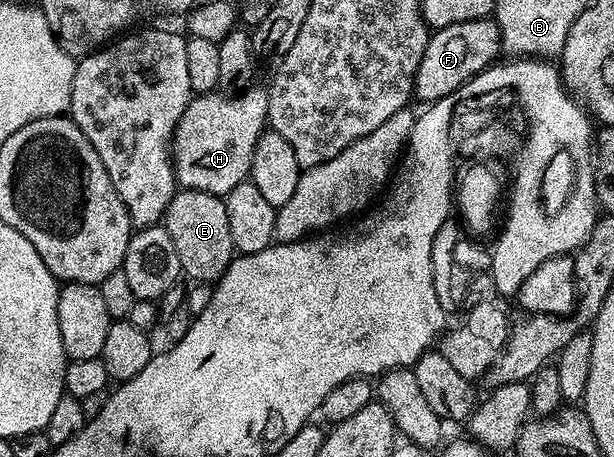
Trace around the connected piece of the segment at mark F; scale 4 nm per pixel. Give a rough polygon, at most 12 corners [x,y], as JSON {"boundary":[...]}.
{"boundary":[[495,18],[429,34],[412,86],[436,103],[501,58]]}

